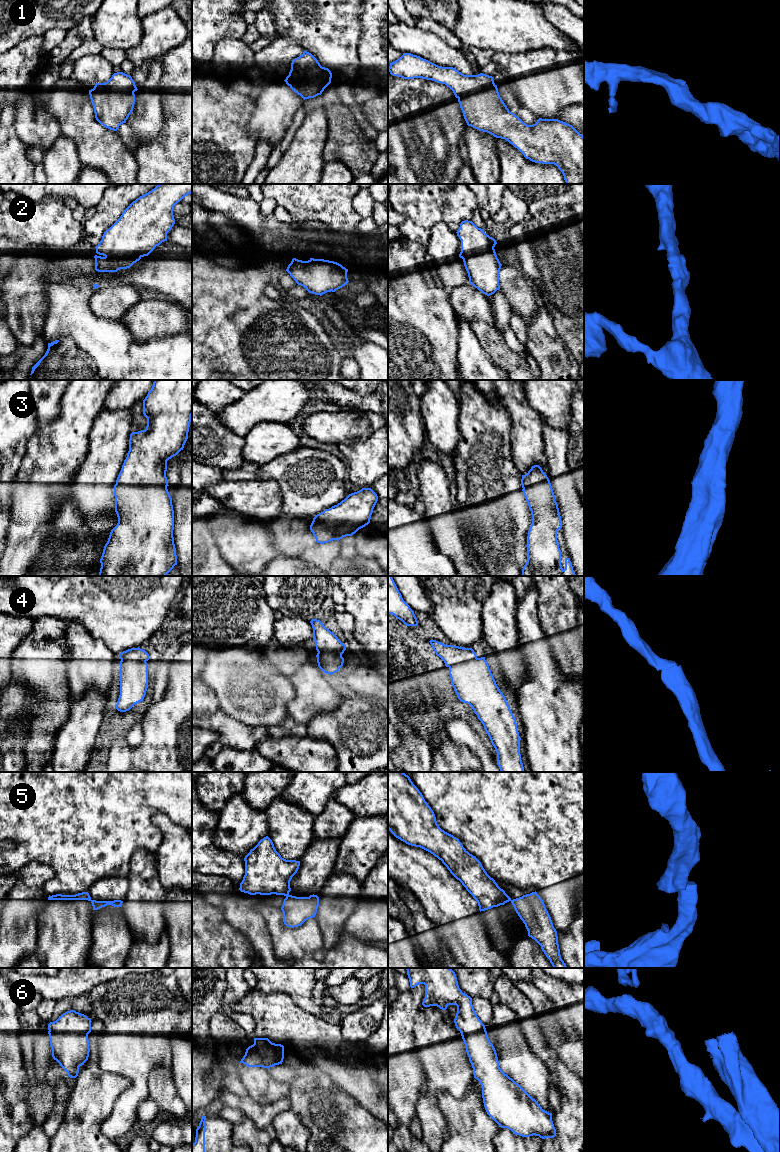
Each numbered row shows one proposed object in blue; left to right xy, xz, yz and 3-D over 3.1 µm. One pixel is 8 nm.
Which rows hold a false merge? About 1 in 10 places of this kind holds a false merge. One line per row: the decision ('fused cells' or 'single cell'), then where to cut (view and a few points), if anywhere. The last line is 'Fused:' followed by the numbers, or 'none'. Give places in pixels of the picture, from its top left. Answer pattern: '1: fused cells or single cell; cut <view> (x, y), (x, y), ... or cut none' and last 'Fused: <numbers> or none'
1: single cell; cut none
2: single cell; cut none
3: single cell; cut none
4: single cell; cut none
5: fused cells; cut xz (288, 893), (286, 896)
6: single cell; cut none
Fused: 5

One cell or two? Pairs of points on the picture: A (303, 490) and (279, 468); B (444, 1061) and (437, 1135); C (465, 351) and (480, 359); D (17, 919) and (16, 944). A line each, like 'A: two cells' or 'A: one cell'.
A: one cell
B: one cell
C: one cell
D: one cell

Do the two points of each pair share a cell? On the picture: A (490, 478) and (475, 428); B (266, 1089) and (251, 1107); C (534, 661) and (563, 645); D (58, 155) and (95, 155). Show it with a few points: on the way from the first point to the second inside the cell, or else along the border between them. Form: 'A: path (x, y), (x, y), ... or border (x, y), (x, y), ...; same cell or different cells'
A: path (484, 466), (484, 440); same cell
B: border (248, 1095), (260, 1103), (272, 1103), (279, 1099); different cells
C: border (546, 635), (553, 657), (562, 672); different cells
D: border (64, 136), (75, 144), (78, 158), (83, 165); different cells

